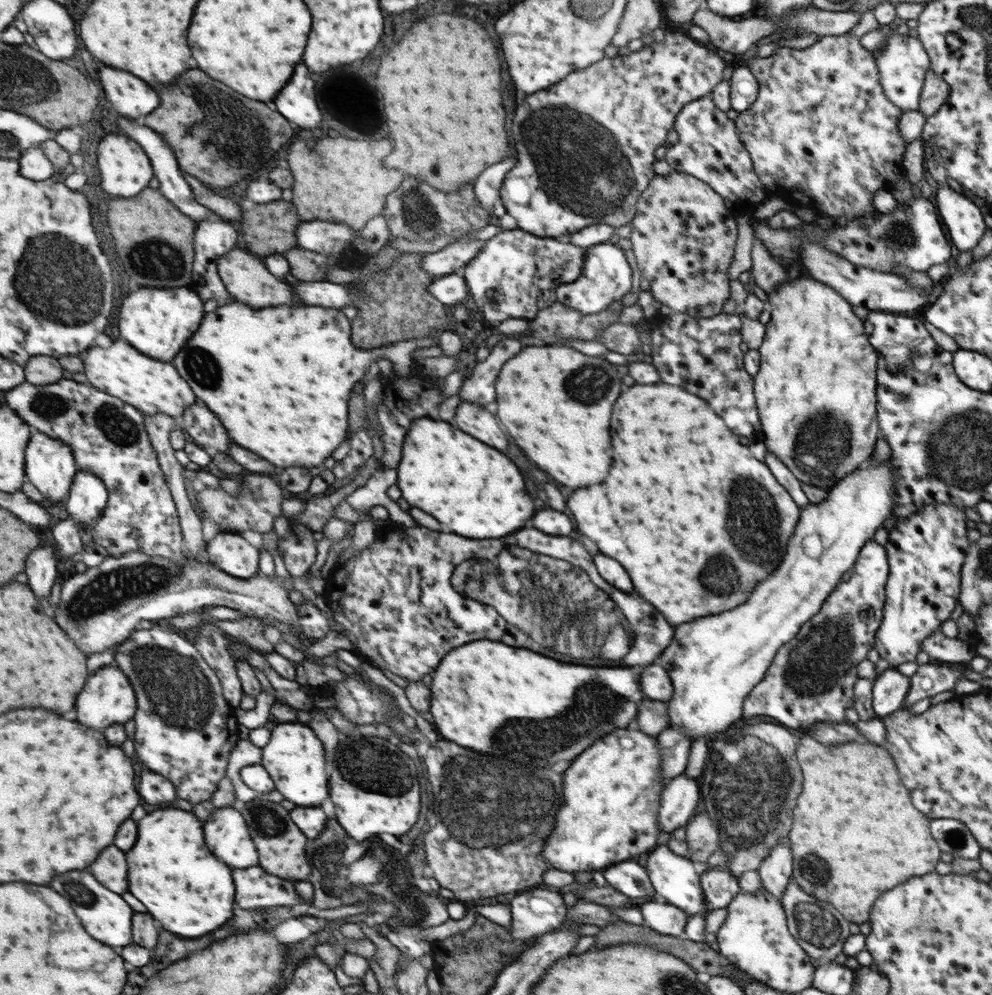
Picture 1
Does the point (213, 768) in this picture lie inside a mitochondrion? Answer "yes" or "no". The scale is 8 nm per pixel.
no

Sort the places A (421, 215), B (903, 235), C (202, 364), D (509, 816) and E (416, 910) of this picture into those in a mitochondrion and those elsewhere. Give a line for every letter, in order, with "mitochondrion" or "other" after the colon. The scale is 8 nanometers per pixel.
A: mitochondrion
B: mitochondrion
C: mitochondrion
D: mitochondrion
E: mitochondrion

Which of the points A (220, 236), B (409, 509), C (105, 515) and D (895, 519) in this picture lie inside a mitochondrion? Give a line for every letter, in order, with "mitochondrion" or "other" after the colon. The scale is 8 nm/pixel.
A: other
B: other
C: other
D: other

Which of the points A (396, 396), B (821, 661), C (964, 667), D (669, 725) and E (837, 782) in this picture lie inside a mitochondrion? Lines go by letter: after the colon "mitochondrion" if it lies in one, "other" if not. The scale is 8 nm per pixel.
A: other
B: mitochondrion
C: other
D: other
E: other

